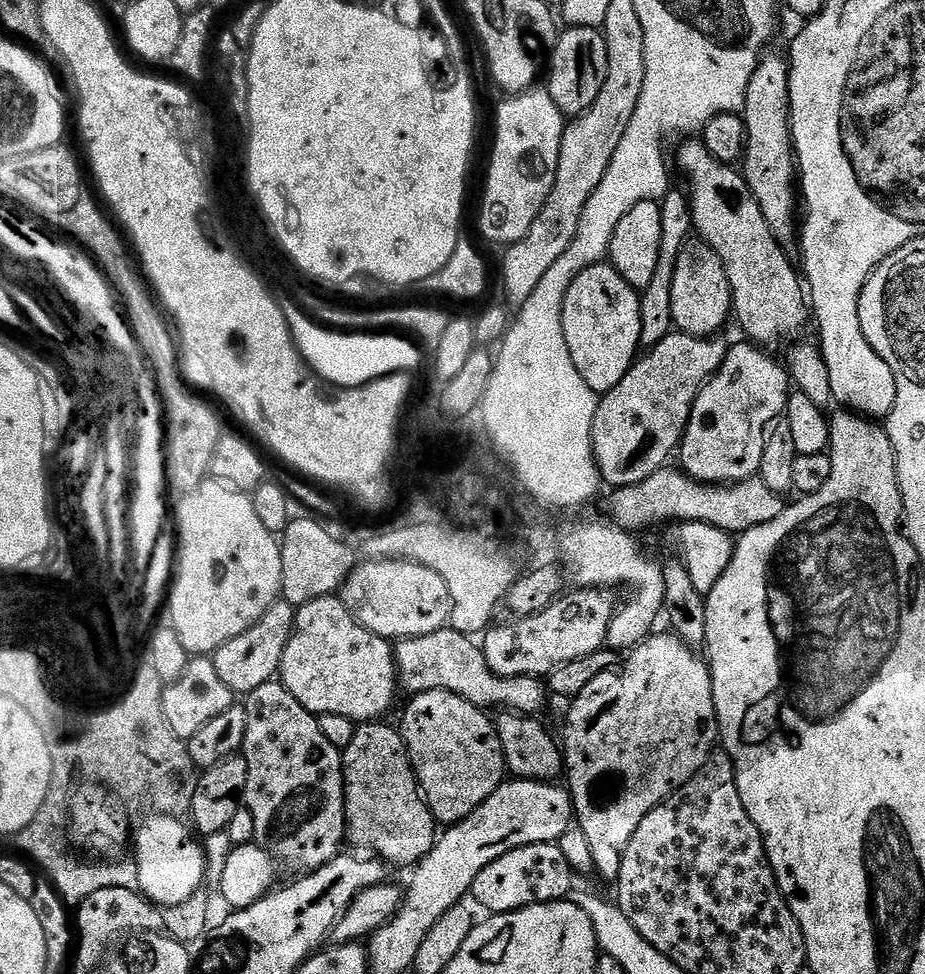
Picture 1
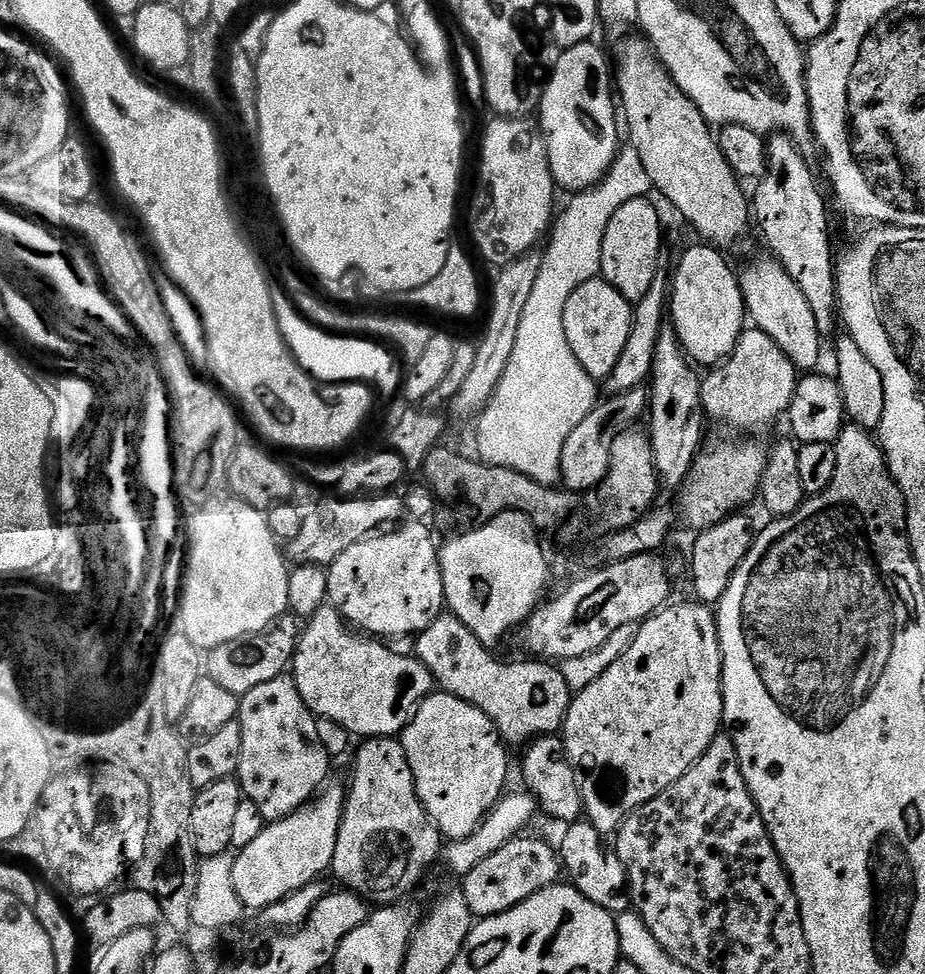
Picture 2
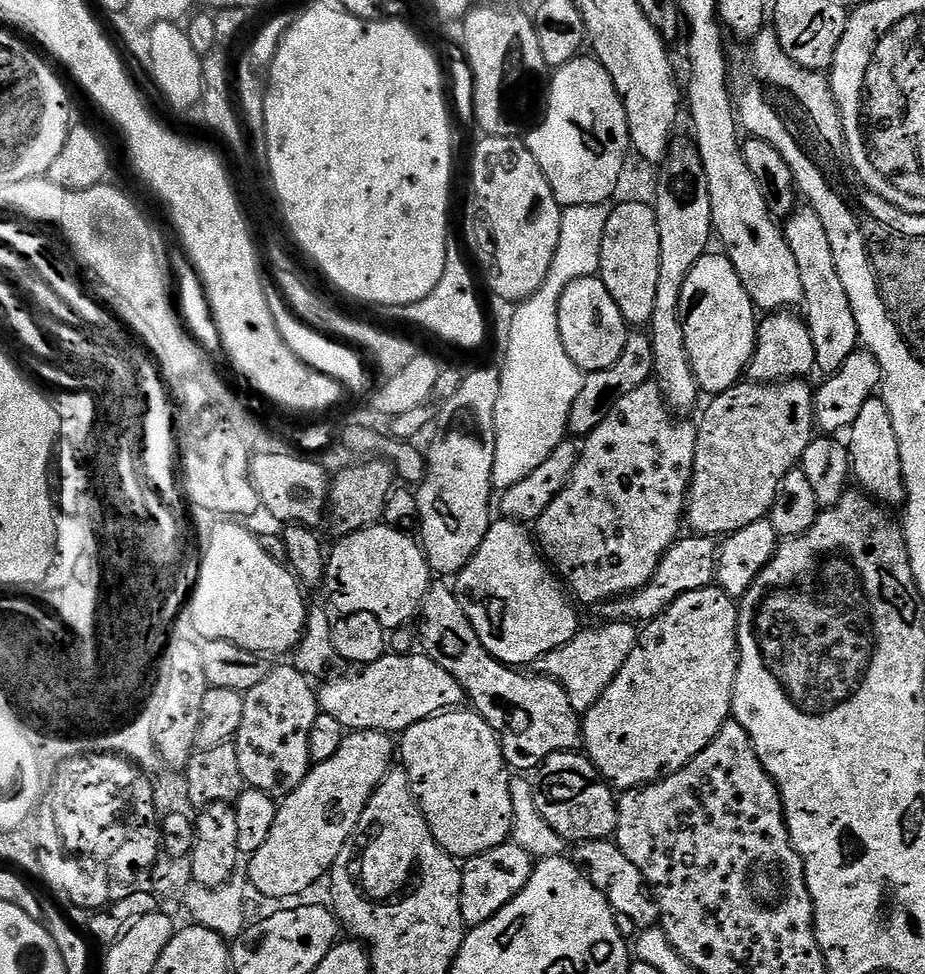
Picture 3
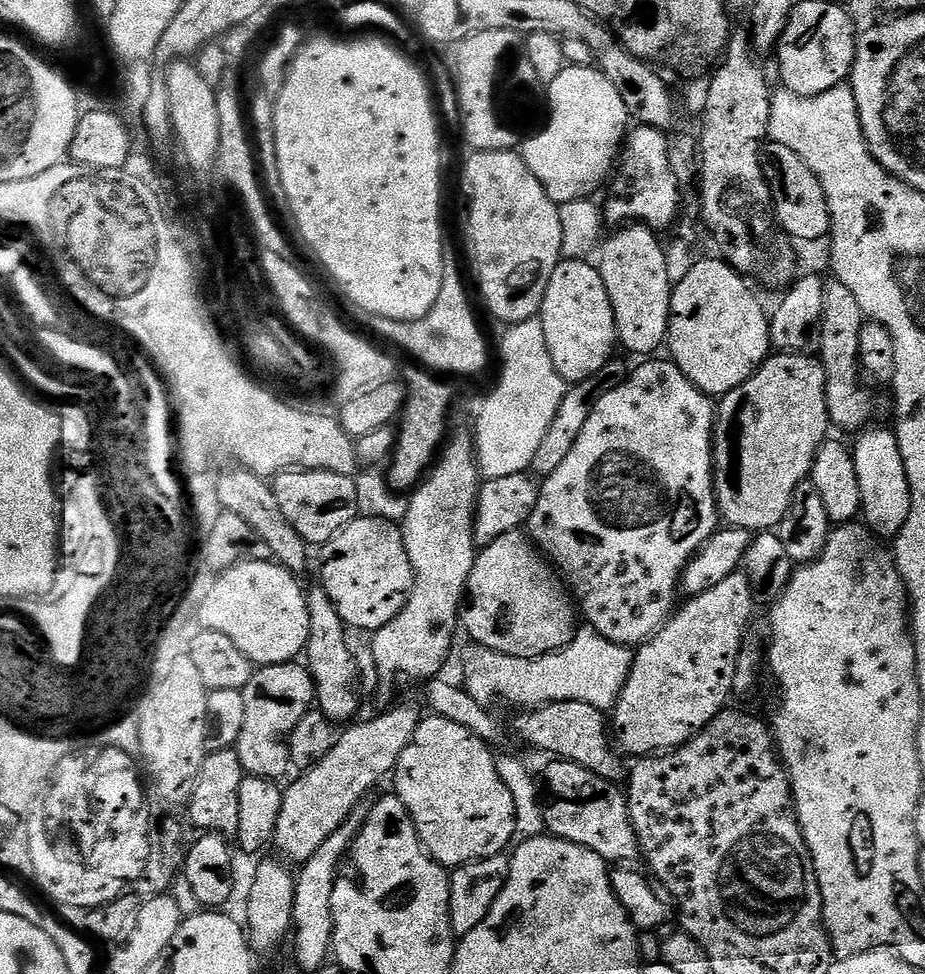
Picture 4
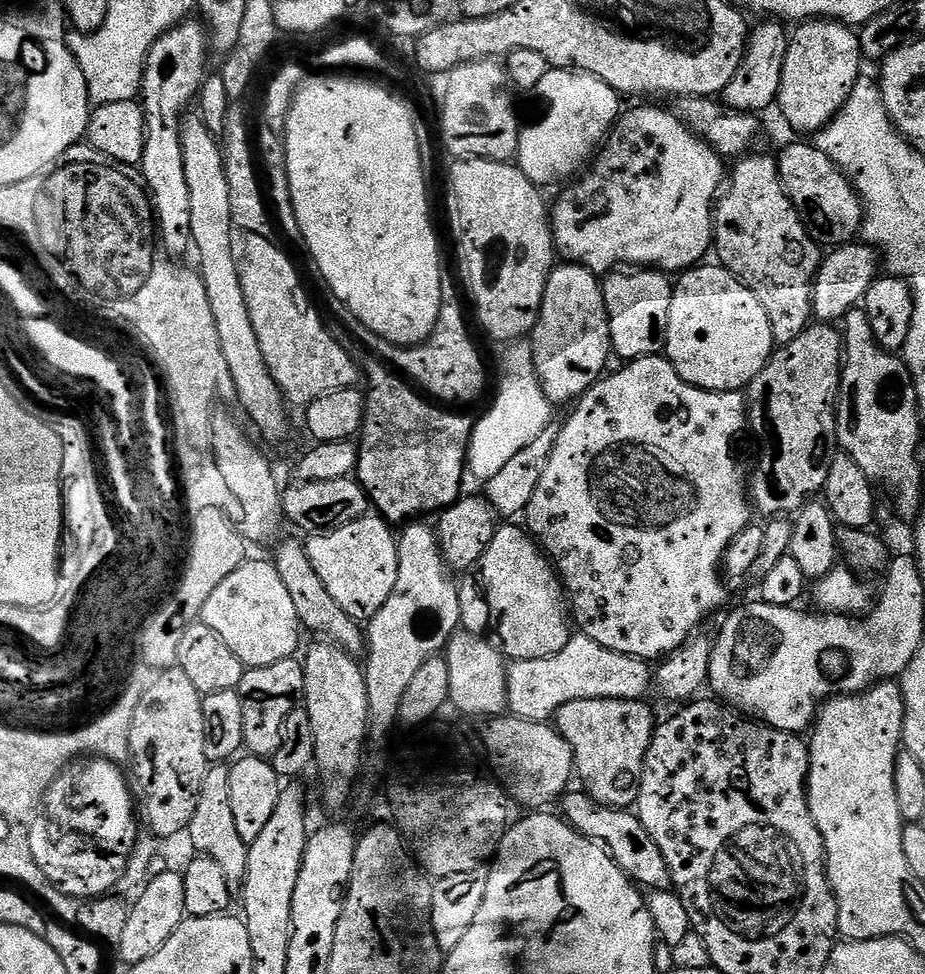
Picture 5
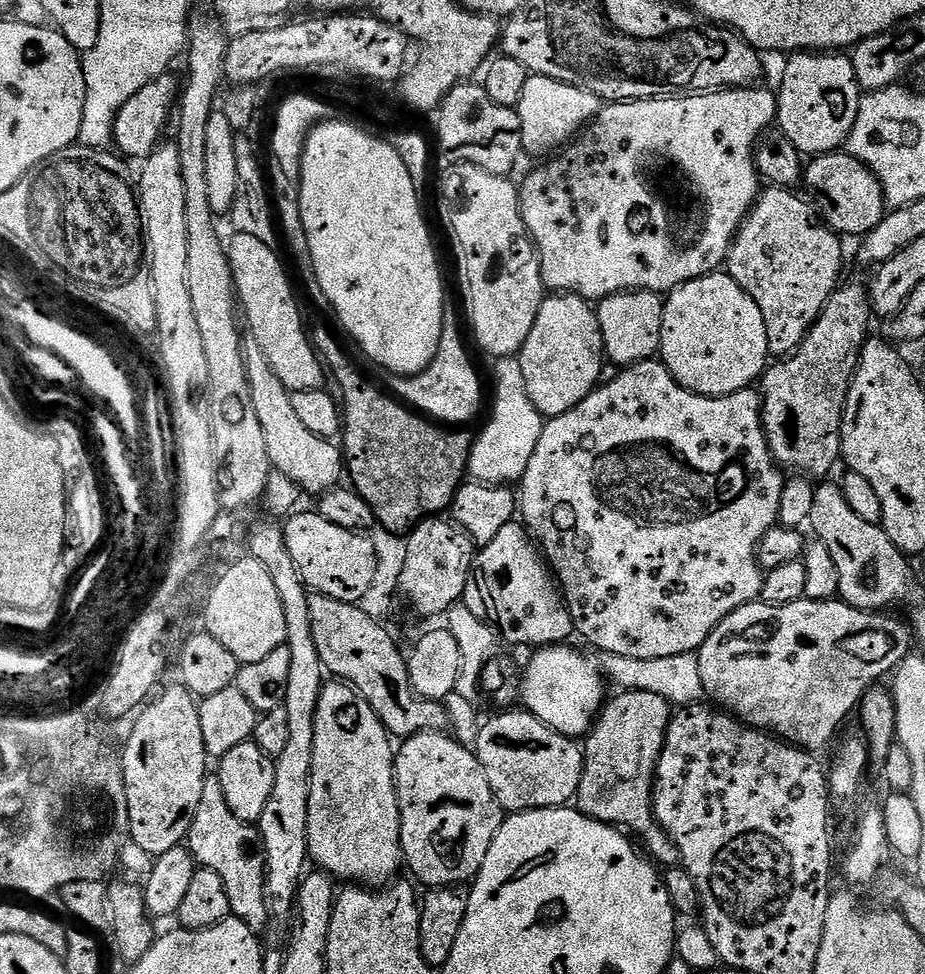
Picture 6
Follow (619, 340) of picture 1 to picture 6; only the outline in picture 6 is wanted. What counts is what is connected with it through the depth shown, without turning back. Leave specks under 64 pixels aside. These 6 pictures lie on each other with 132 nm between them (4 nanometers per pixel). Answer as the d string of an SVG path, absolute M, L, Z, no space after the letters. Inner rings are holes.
M575 294L545 295L538 318L534 318L534 330L521 346L518 359L526 394L541 416L561 416L577 408L601 383L600 371L606 365L596 308Z

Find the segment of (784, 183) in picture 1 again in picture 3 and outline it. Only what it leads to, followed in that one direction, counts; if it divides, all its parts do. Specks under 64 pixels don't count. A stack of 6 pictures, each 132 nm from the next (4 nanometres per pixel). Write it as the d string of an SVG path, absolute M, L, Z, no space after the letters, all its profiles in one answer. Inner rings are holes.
M800 206L783 221L782 227L790 251L798 262L798 275L802 278L802 304L808 307L806 323L810 338L814 338L816 368L824 374L831 374L838 371L852 352L857 351L860 344L858 322L854 322L854 310L850 306L850 298L846 298L846 286L842 286L842 278L838 278L834 250L830 250L830 238L826 238L822 218L818 218L810 206Z

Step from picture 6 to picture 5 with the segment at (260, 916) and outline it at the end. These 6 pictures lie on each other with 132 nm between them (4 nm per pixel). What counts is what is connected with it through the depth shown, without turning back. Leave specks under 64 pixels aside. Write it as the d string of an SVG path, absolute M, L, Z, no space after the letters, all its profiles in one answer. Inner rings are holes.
M216 762L209 767L206 778L202 778L202 790L198 794L198 806L194 806L194 818L190 818L186 829L186 836L192 839L192 844L199 855L214 858L218 866L222 866L226 873L226 882L233 890L243 889L246 878L246 858L248 857L249 844L238 834L238 826L234 826L234 814L230 814L230 774L229 765L224 762Z

